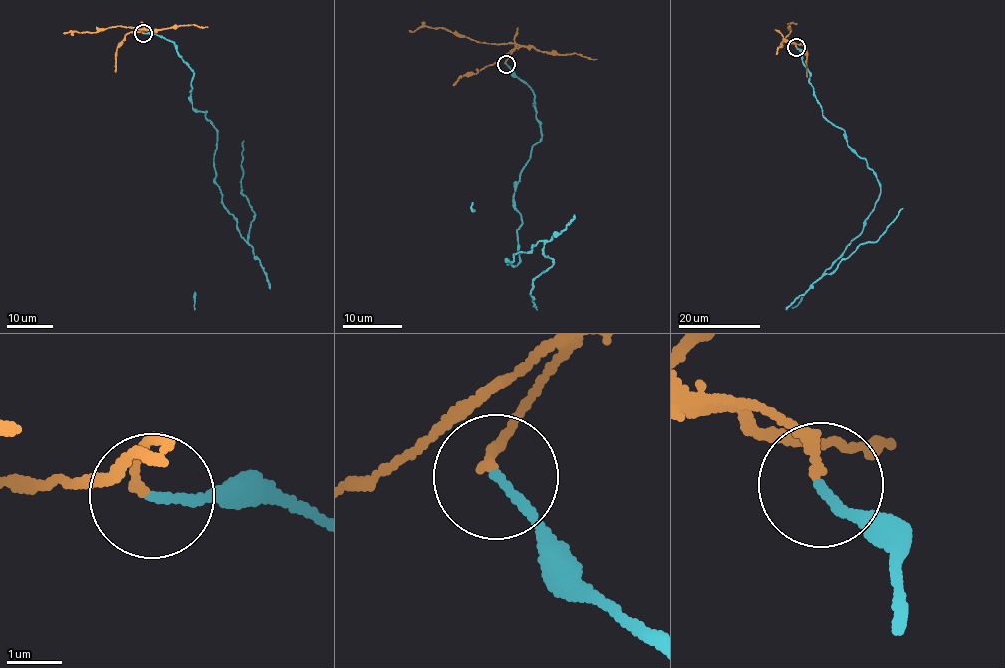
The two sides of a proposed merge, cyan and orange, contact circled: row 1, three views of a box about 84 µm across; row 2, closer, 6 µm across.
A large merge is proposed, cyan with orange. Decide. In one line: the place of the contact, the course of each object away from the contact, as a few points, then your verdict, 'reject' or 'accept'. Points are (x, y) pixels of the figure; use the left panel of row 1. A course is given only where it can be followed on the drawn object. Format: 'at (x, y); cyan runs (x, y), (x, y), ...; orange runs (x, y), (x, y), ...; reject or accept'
at (143, 33); cyan runs (143, 33), (172, 41), (193, 71), (192, 106), (217, 134), (215, 182), (247, 241), (244, 140); orange runs (143, 32), (144, 28), (117, 25), (85, 33), (63, 33); reject

